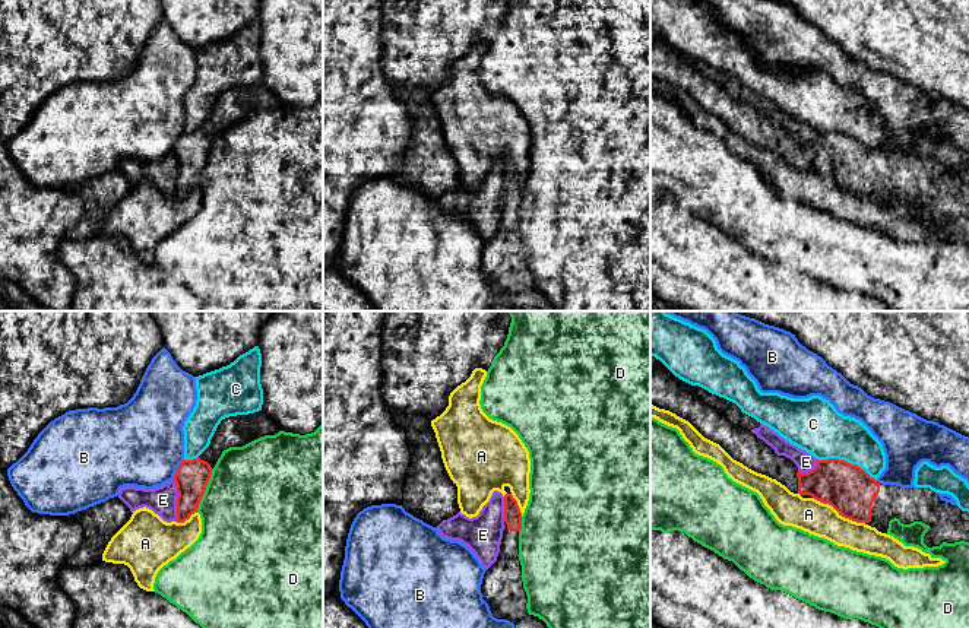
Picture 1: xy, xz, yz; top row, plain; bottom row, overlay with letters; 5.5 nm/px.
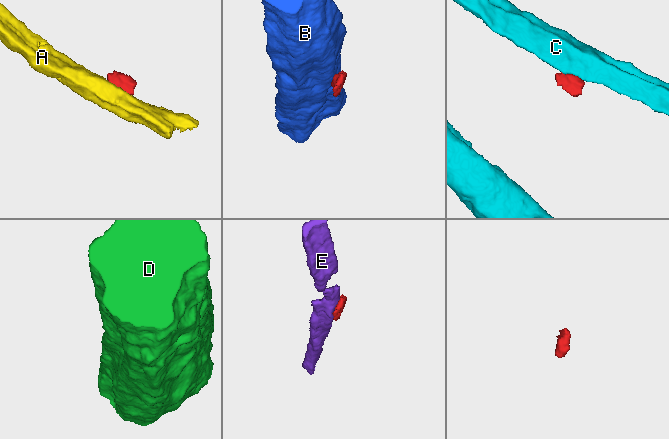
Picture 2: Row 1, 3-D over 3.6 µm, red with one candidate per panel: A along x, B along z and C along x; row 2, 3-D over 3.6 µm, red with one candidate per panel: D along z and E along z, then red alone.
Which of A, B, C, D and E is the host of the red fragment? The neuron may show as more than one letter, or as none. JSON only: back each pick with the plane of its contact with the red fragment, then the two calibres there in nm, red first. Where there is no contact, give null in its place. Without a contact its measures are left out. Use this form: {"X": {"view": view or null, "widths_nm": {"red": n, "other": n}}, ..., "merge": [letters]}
{"merge": []}

